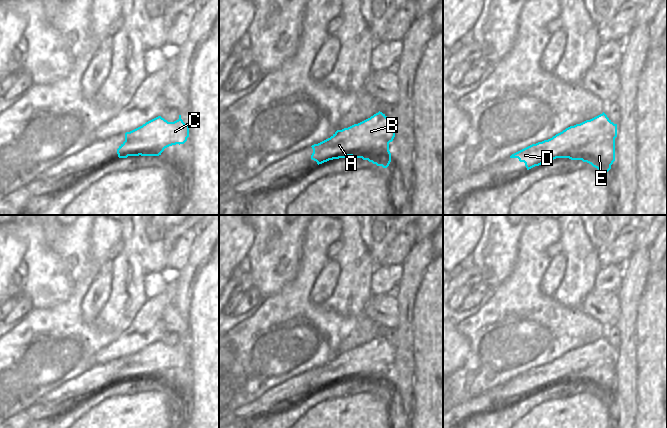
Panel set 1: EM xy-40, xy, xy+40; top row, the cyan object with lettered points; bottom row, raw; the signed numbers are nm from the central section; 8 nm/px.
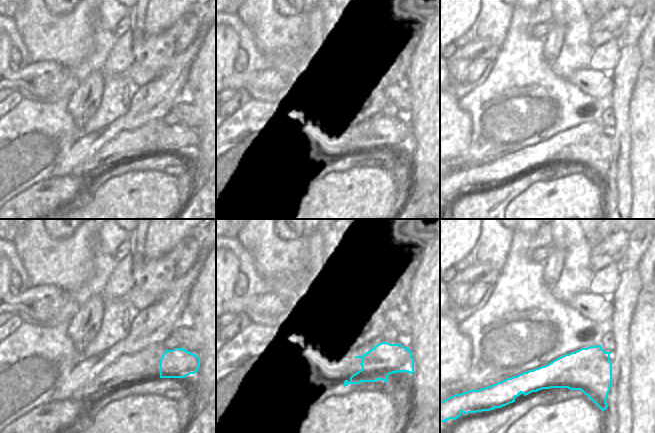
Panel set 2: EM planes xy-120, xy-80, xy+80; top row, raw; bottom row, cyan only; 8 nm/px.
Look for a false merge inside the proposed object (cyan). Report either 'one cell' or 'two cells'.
two cells

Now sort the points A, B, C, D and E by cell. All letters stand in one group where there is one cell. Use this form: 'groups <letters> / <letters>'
groups A B C D / E

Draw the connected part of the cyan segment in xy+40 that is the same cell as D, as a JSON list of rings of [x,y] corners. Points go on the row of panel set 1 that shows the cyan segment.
[[[604,112],[590,120],[568,127],[548,140],[532,144],[512,154],[510,158],[518,158],[520,162],[525,163],[527,170],[529,170],[556,158],[561,158],[563,152],[576,150],[600,136],[617,137],[617,124],[614,124]]]

